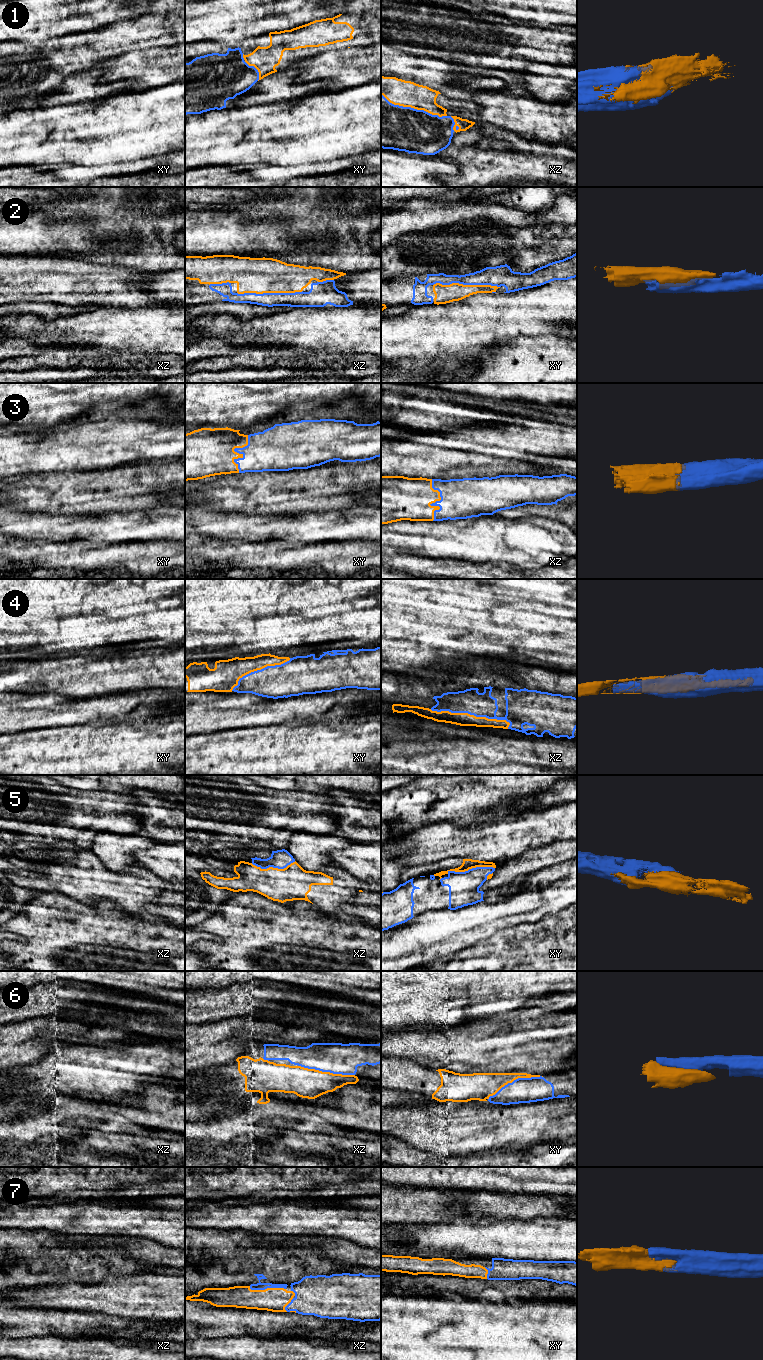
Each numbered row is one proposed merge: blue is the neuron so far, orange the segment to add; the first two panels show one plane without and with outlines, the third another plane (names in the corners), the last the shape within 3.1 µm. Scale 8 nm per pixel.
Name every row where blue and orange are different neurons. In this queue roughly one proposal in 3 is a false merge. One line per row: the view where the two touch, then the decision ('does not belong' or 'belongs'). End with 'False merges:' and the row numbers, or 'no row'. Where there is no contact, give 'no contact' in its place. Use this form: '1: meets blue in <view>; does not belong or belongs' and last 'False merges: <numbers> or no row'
1: meets blue in xz; belongs
2: meets blue in xy; belongs
3: meets blue in xz; belongs
4: meets blue in xz; belongs
5: meets blue in xy; belongs
6: meets blue in xz; belongs
7: meets blue in xz; belongs
False merges: no row

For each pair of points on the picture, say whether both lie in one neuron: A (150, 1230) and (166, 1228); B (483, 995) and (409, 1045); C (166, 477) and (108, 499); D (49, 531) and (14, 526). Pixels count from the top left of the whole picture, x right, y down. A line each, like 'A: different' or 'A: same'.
A: same
B: different
C: same
D: same

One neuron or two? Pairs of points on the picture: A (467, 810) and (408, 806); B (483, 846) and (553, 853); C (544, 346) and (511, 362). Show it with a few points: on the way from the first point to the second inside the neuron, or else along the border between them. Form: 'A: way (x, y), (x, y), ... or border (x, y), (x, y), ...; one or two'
A: way (452, 810), (446, 810), (438, 816), (423, 816); one
B: border (551, 842), (529, 849), (508, 860); two
C: way (536, 351), (528, 359), (519, 359); one

